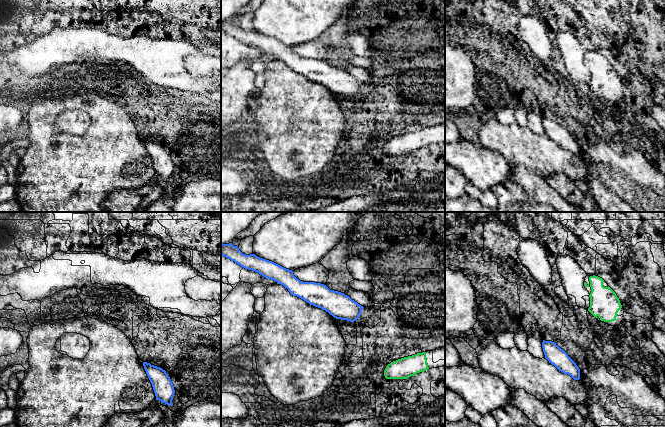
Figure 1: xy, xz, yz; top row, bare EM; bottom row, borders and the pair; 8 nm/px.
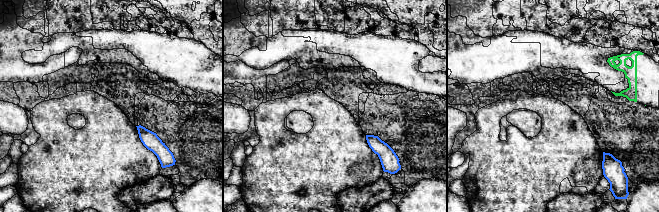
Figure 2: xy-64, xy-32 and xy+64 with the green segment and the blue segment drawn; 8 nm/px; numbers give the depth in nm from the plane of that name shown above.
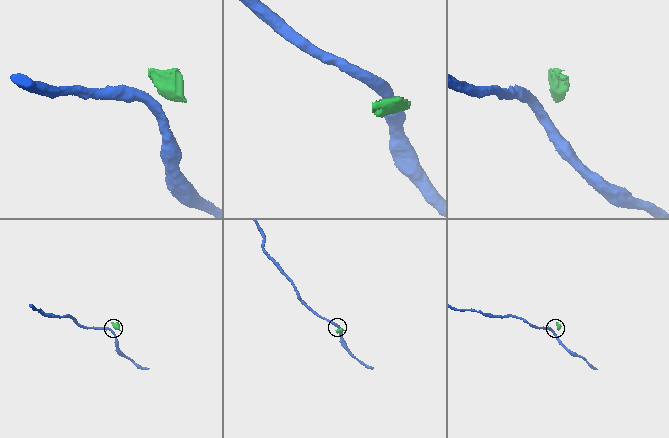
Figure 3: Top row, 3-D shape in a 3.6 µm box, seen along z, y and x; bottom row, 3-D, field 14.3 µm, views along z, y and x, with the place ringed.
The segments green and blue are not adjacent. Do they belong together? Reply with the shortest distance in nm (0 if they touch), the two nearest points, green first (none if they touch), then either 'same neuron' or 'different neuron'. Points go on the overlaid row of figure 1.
360 nm | yz (594, 316), (562, 349) | different neuron

